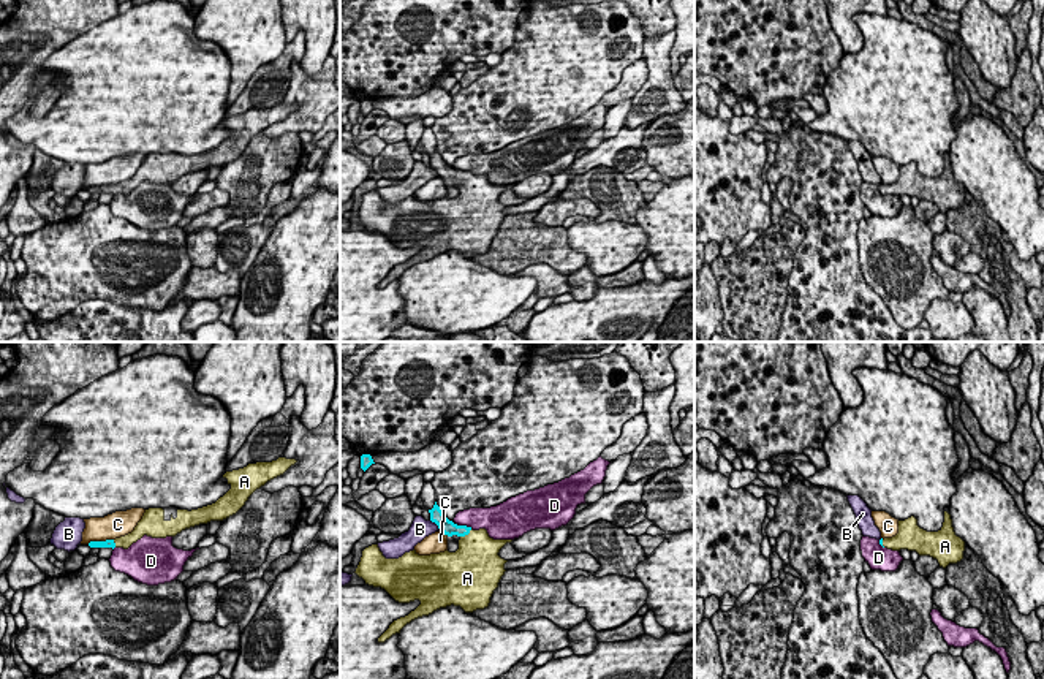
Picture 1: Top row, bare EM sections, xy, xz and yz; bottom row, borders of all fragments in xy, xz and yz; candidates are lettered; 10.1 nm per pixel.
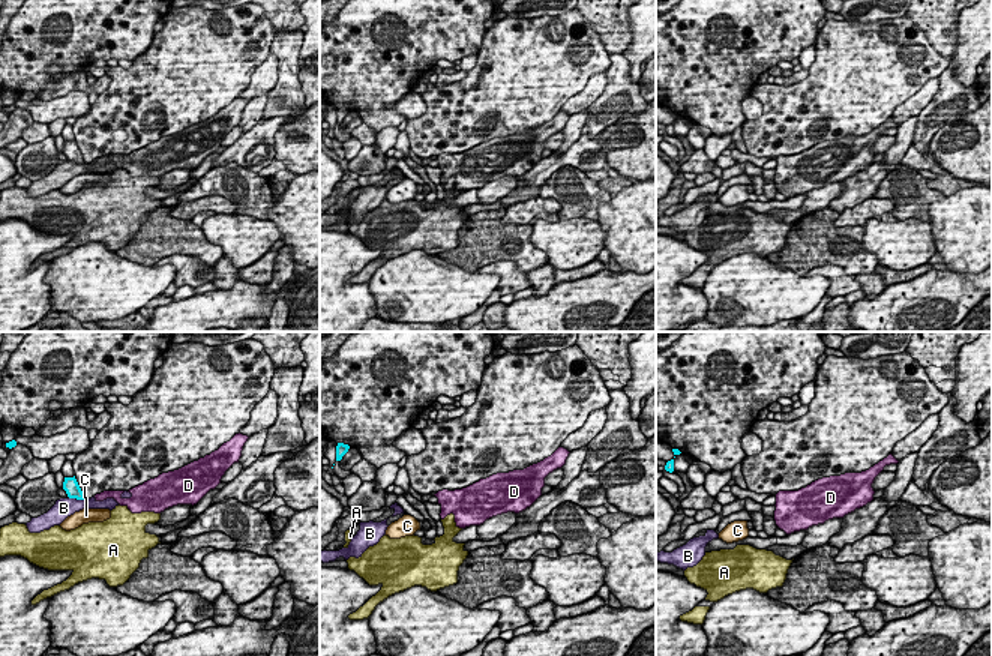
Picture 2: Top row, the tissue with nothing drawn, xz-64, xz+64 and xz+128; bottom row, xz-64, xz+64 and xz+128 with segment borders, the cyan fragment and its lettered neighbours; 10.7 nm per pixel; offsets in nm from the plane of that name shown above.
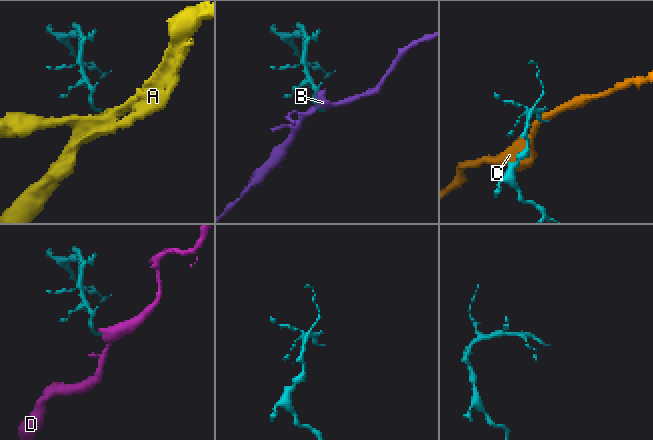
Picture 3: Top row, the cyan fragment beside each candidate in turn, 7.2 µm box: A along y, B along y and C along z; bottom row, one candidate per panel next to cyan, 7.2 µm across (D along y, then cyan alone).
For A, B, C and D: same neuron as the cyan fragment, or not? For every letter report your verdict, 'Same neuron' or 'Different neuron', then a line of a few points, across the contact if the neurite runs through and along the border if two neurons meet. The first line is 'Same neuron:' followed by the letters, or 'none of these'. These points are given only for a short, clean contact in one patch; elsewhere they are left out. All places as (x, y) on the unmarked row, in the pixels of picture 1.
Same neuron: A
A: Same neuron. Line: xz (448, 173), (465, 179), (478, 200)
B: Different neuron
C: Different neuron. Line: xy (113, 184), (87, 189)
D: Different neuron. Line: xz (459, 170), (472, 173)

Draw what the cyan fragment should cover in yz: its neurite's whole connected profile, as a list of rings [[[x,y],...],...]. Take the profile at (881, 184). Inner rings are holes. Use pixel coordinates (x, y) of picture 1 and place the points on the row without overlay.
[[[944,157],[944,168],[938,177],[927,177],[917,171],[914,161],[898,166],[898,179],[892,184],[881,184],[879,190],[892,195],[916,196],[919,201],[930,201],[938,206],[940,212],[957,209],[963,204],[965,187],[955,180],[952,165]]]

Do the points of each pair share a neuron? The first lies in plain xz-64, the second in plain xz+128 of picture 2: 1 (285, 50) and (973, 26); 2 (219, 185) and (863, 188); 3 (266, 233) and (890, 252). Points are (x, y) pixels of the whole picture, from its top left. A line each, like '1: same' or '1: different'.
1: different
2: different
3: same

